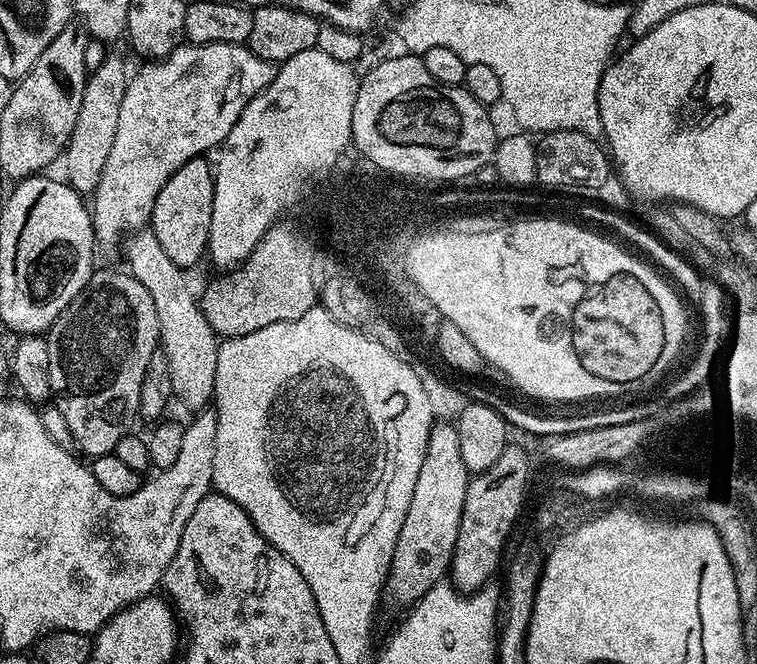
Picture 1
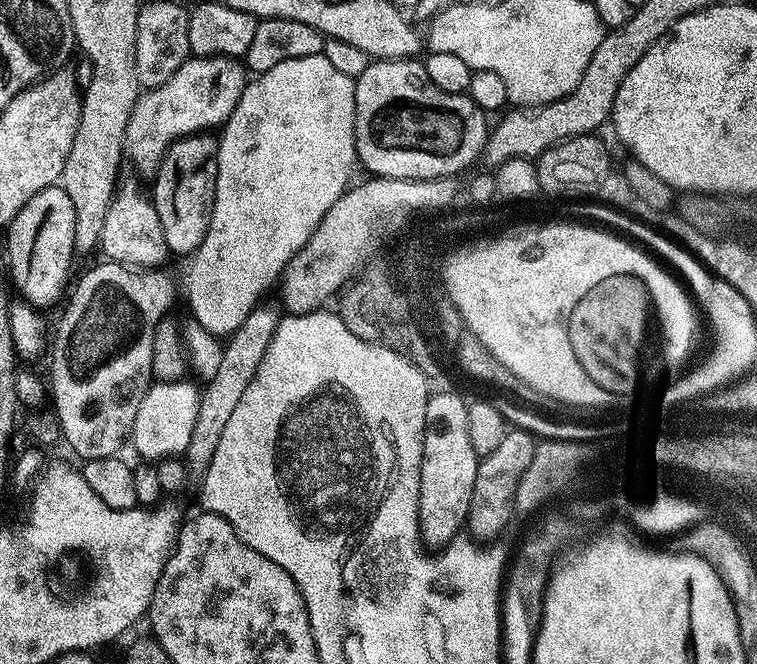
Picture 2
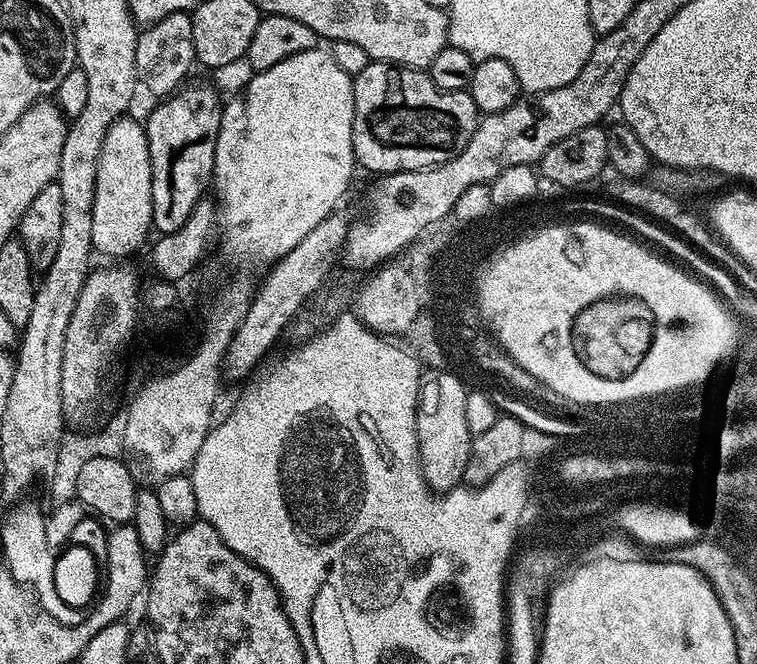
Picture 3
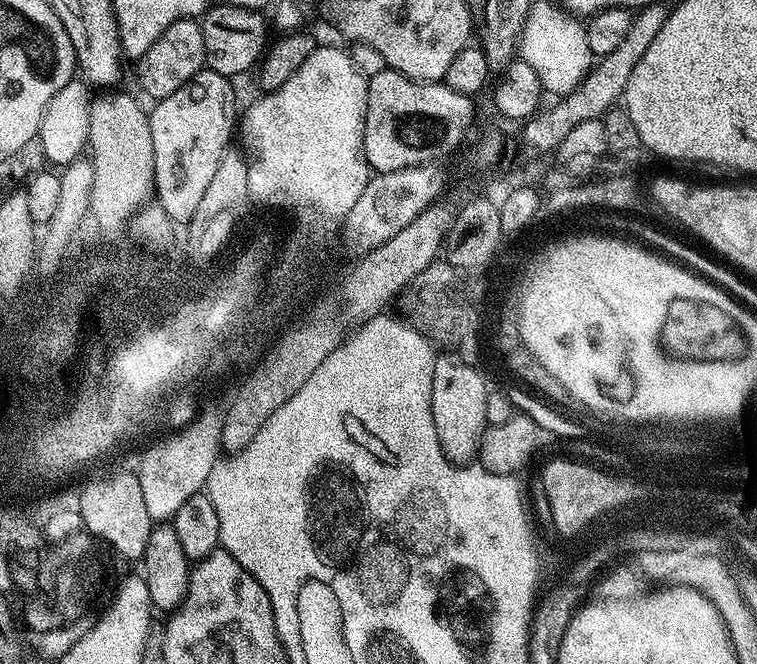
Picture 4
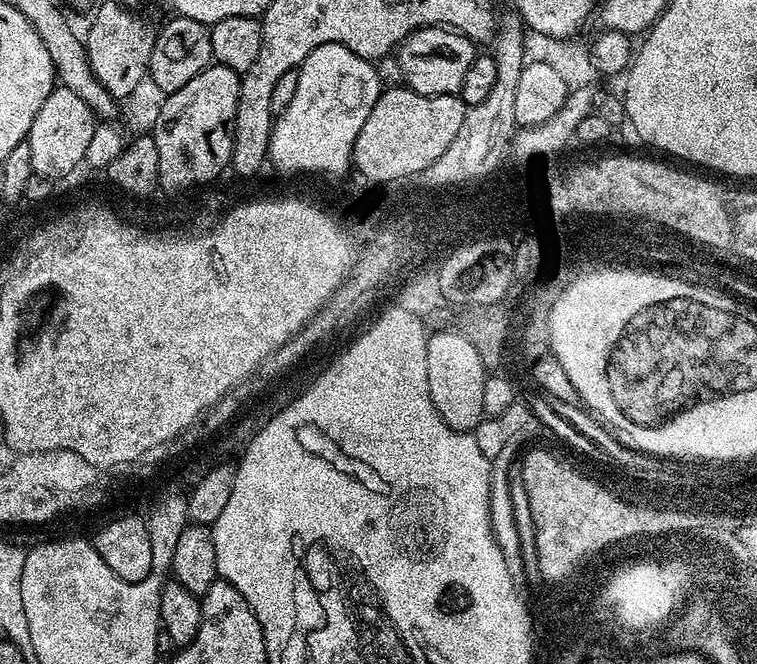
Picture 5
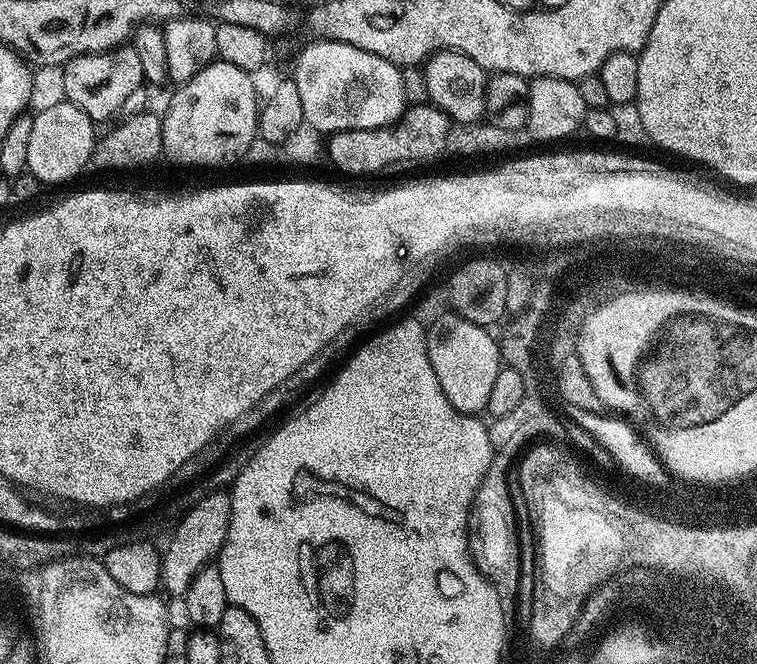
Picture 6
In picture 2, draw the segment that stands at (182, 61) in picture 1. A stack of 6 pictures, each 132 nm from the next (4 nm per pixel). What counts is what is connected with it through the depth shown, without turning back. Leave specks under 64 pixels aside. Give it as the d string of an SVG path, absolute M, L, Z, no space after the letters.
M192 56L160 88L141 91L130 122L126 122L124 146L148 178L155 177L164 151L173 140L191 132L212 130L223 125L244 92L246 72L239 59L231 56Z

